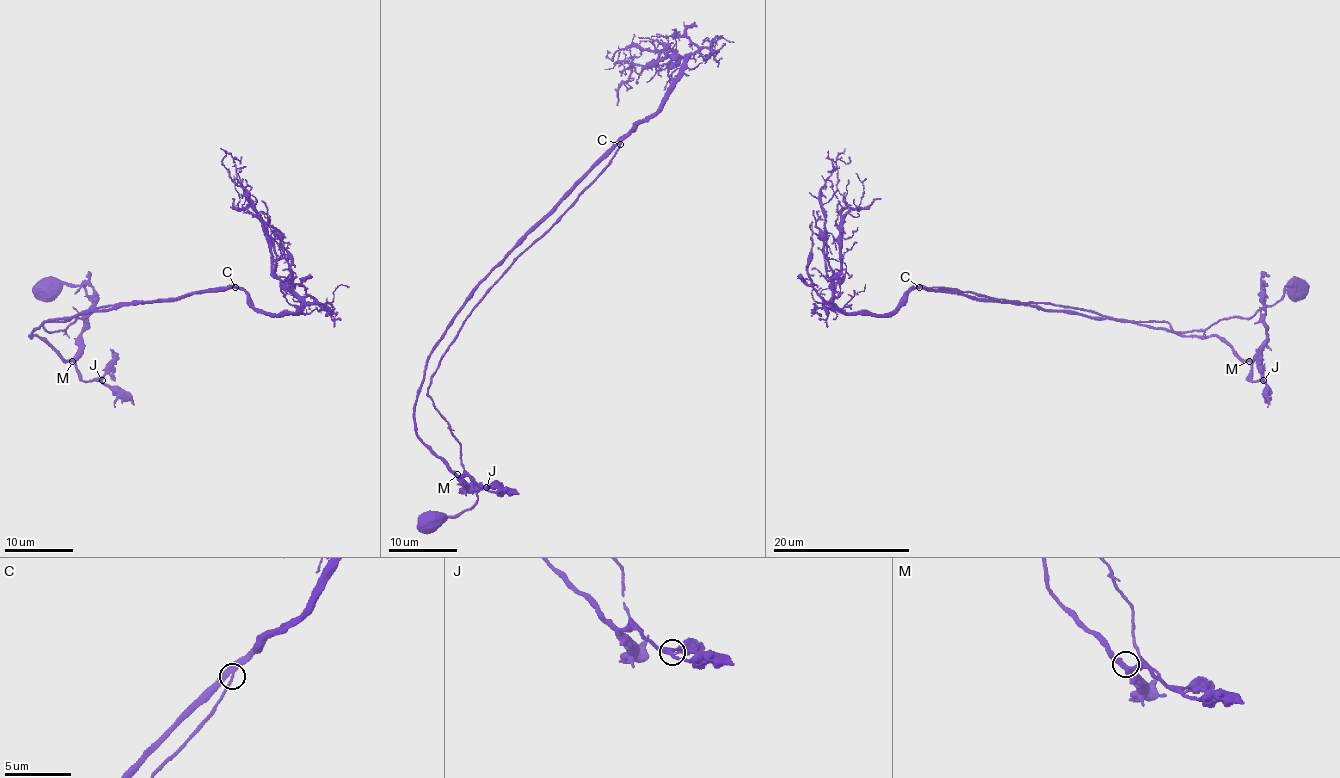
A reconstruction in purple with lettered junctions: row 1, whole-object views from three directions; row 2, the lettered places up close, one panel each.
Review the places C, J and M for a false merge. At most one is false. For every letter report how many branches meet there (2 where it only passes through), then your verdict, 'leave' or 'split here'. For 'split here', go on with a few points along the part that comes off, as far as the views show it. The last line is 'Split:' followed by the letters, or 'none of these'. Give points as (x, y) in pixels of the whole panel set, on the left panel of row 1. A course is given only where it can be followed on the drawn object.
C: branches 3; leave
J: branches 3; leave
M: branches 3; leave
Split: none of these

